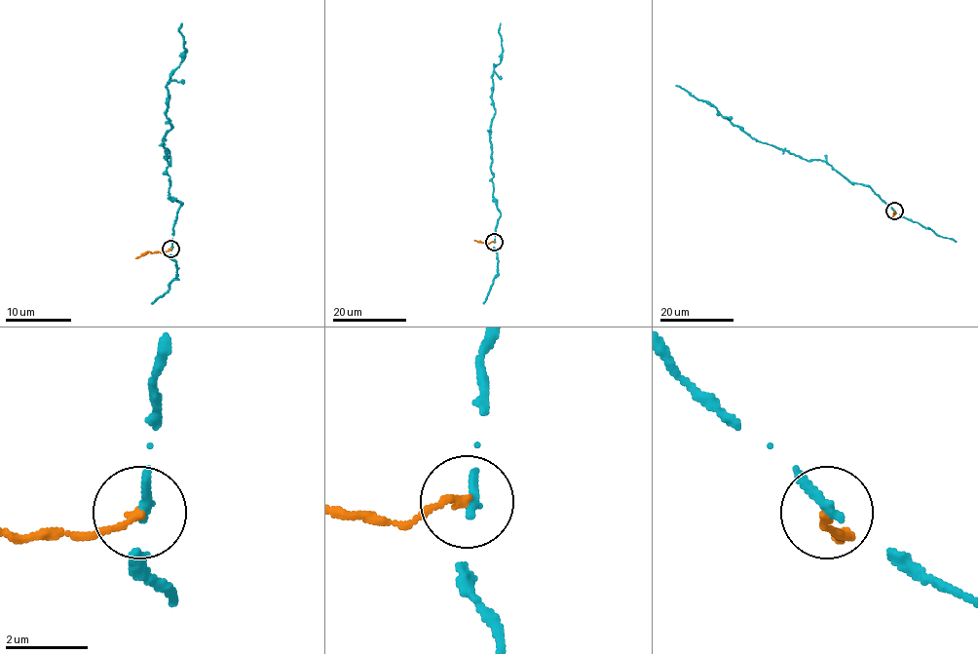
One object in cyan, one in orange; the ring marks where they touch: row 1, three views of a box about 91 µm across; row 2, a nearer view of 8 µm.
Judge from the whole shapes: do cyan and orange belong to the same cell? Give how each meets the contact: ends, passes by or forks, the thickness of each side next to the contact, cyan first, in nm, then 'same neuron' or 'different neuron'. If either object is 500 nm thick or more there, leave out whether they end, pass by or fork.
cyan ends there; orange ends there; 260 nm thick on the cyan side, 190 nm on the other; different neuron

